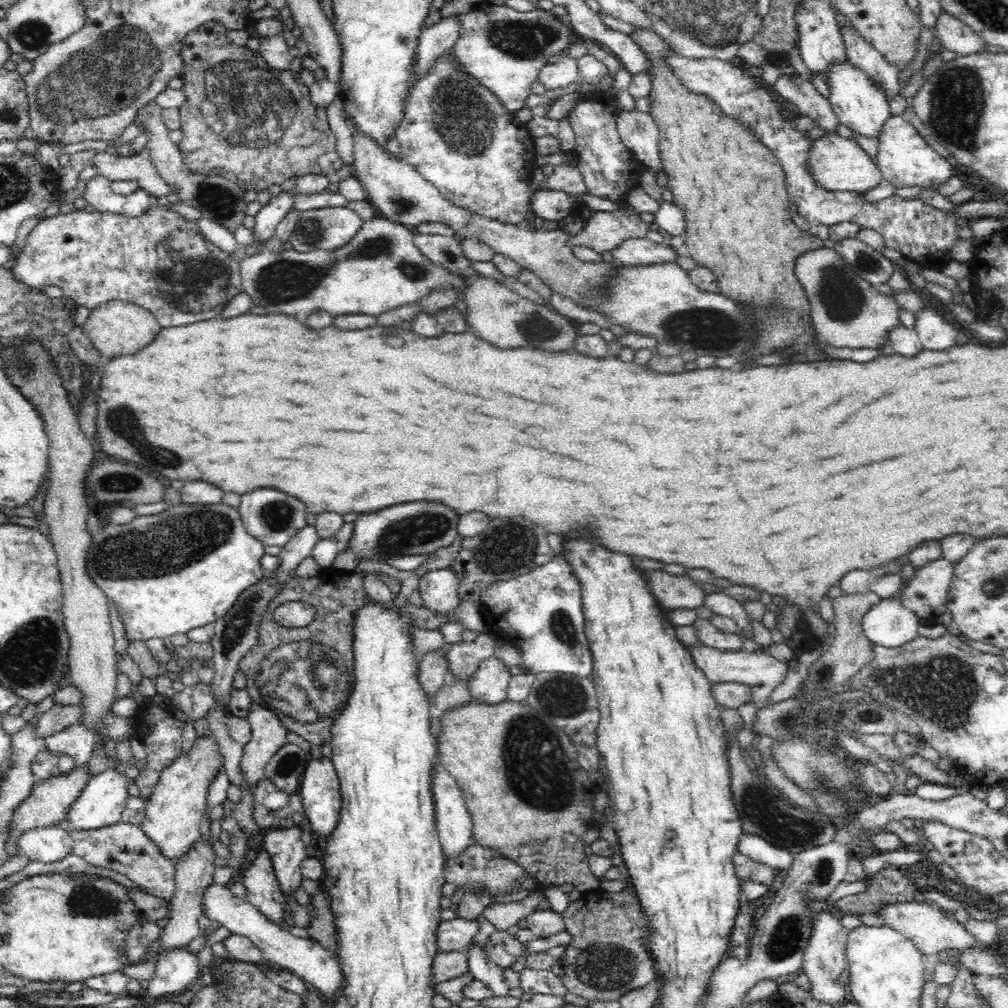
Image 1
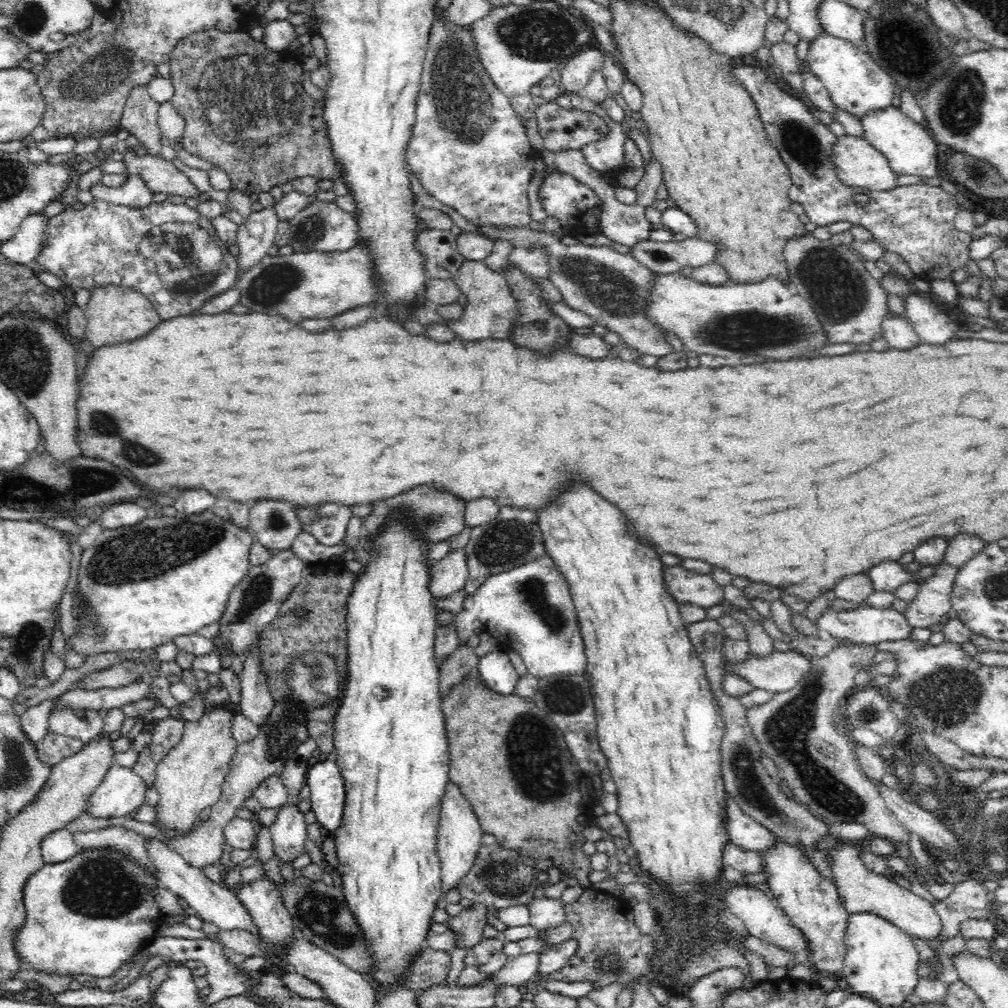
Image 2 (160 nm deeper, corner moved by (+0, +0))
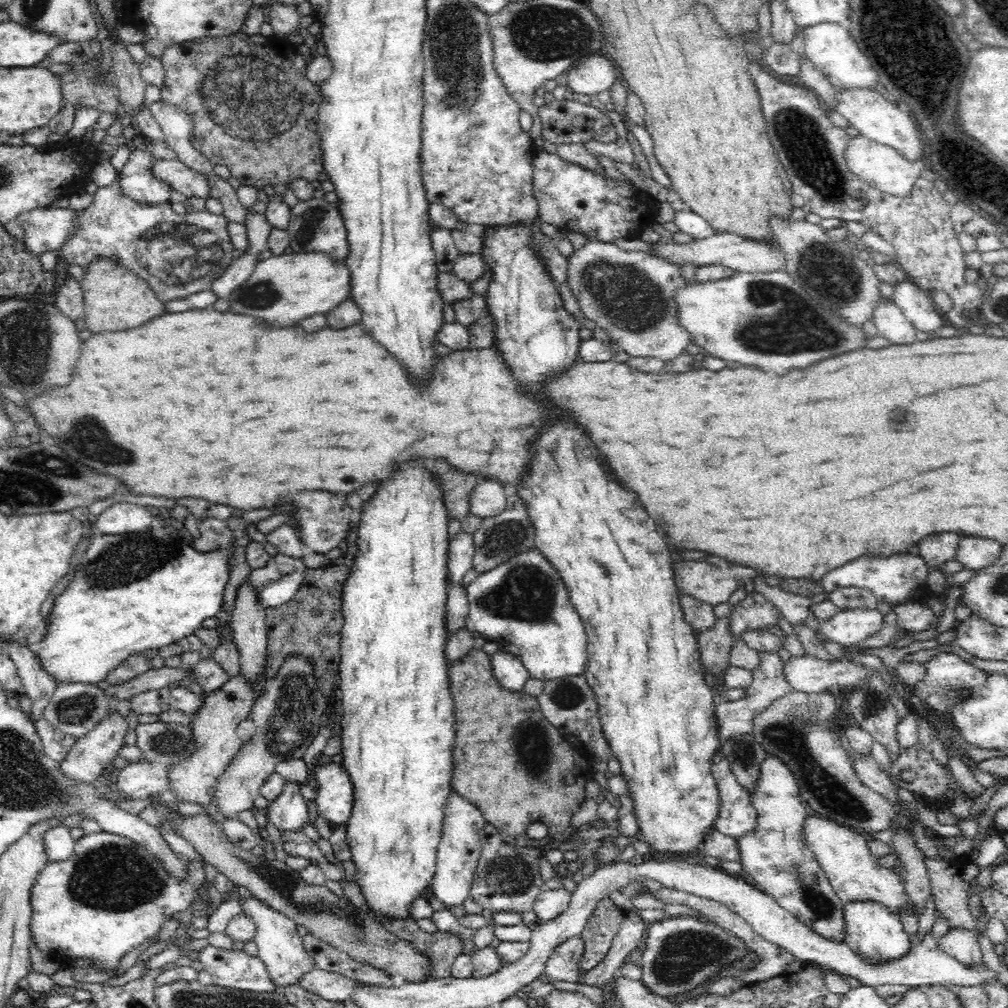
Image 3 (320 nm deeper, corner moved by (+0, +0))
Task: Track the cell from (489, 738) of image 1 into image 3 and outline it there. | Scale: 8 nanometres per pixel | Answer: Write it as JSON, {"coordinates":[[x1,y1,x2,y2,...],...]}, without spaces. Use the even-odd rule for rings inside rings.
{"coordinates":[[478,648,470,650,456,664,450,665,449,679,456,722,452,749,453,790,474,803,482,811,486,822,498,828,500,836,509,845,528,846,534,850,544,843,566,839,578,832,570,827,570,818,586,800,584,785,594,775,593,762,566,742,561,732,546,720,537,697,526,694,524,690,507,691,502,688,498,680,494,679,491,655,486,652],[533,822,542,822,548,826,547,836,541,843,526,835,526,829]]}

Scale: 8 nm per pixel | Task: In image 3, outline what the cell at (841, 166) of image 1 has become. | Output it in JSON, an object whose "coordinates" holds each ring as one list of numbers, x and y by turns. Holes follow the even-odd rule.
{"coordinates":[[865,136,852,137,844,152,848,169,859,179,867,182,875,190,896,196,909,196,914,189,914,184,920,178,920,172,928,167,925,159,910,161,904,159,896,149,878,144]]}

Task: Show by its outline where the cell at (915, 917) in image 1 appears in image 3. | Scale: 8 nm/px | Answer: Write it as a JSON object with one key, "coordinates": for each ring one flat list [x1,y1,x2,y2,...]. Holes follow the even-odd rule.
{"coordinates":[[810,811,804,821,803,831,805,844,814,853,822,871,844,905,850,902,876,902,895,915,903,910,911,916,918,916,910,911,910,905,908,905,910,899,906,897,901,877,896,874,895,869,878,865,862,833]]}

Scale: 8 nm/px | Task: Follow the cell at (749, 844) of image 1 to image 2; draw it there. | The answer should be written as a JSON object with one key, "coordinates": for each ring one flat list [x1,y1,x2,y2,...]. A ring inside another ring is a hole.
{"coordinates":[[728,794,725,803,730,843,754,852,765,851,775,843,776,835,742,811,738,803,734,803,734,797]]}

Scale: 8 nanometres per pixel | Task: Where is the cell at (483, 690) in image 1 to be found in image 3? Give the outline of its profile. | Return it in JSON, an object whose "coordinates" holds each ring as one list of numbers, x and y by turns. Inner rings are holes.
{"coordinates":[[509,649,498,650,491,655,491,664,494,679,507,691,522,691,530,678,522,660]]}

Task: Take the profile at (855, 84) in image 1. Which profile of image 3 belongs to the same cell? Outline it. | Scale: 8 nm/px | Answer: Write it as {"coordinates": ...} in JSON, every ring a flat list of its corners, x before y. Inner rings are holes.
{"coordinates":[[820,23,803,30,806,56,818,71,838,89,852,87,882,89,877,72,871,67,868,58,858,48,849,29,836,23]]}

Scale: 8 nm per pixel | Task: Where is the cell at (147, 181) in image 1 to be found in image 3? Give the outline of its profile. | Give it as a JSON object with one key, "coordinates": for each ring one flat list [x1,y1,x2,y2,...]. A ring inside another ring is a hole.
{"coordinates":[[158,159,152,164,152,175,168,183,173,190,182,193,188,199,202,198,207,200,211,194,208,177,190,169,190,167,178,159]]}

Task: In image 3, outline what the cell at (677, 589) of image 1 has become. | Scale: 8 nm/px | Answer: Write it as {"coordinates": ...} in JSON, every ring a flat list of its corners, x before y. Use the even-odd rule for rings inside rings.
{"coordinates":[[680,560,674,561,672,568,674,581,681,593,692,595,713,607,728,601,739,588,737,579,731,572,724,572,708,562]]}

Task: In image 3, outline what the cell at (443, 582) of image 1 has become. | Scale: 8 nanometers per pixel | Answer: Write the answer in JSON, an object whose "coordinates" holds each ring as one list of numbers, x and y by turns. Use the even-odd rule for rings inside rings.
{"coordinates":[[458,532,450,540,448,548,448,587,462,581,468,570,473,568,474,554,473,534]]}

